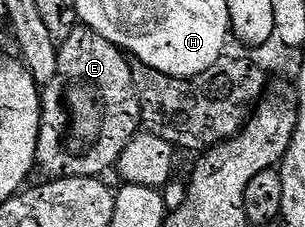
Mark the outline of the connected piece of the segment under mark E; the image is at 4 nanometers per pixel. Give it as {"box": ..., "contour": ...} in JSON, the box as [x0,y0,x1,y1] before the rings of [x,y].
{"box":[36,26,141,178],"contour":[[[76,26],[59,45],[58,72],[40,93],[40,133],[36,163],[48,178],[66,176],[103,177],[107,168],[115,169],[120,163],[122,150],[132,141],[141,127],[140,99],[134,86],[129,57],[111,44],[93,28]]]}

